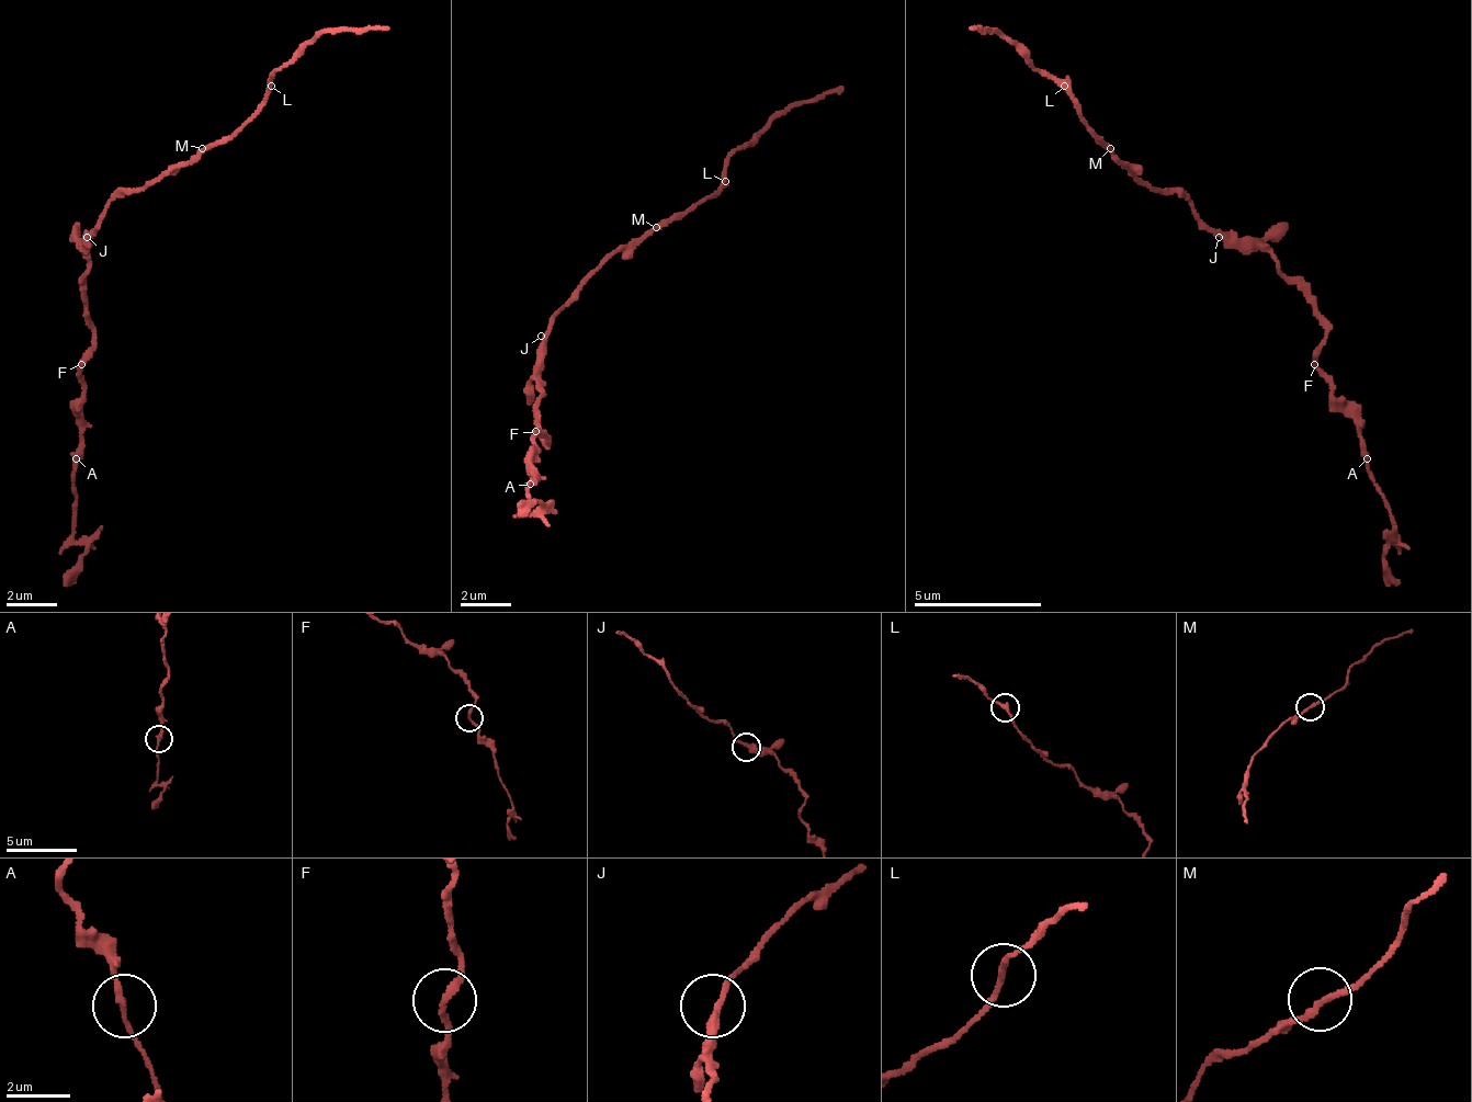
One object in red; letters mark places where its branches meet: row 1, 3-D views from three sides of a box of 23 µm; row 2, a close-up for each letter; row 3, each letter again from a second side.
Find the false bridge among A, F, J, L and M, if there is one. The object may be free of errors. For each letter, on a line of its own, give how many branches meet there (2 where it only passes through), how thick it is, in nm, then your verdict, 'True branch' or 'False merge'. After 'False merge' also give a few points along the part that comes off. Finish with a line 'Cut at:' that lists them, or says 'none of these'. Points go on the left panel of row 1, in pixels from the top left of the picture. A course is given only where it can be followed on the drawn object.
A: Branches: 2. Thickness 180 nm. False merge. Course of the part to remove: (75, 461), (75, 511), (87, 556), (68, 588)
F: Branches: 2. Thickness 190 nm. True branch
J: Branches: 2. Thickness 280 nm. True branch
L: Branches: 2. Thickness 190 nm. True branch
M: Branches: 2. Thickness 190 nm. True branch
Cut at: A

